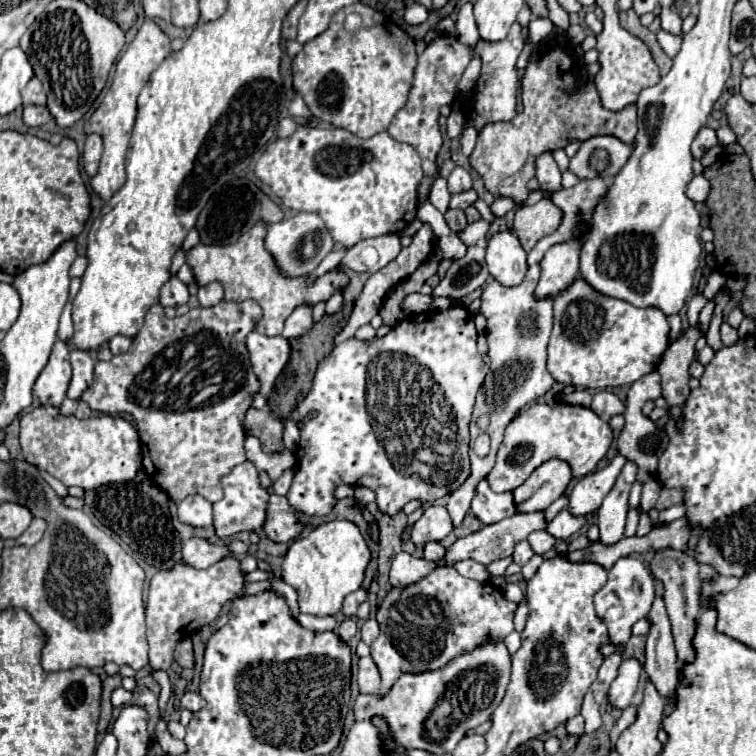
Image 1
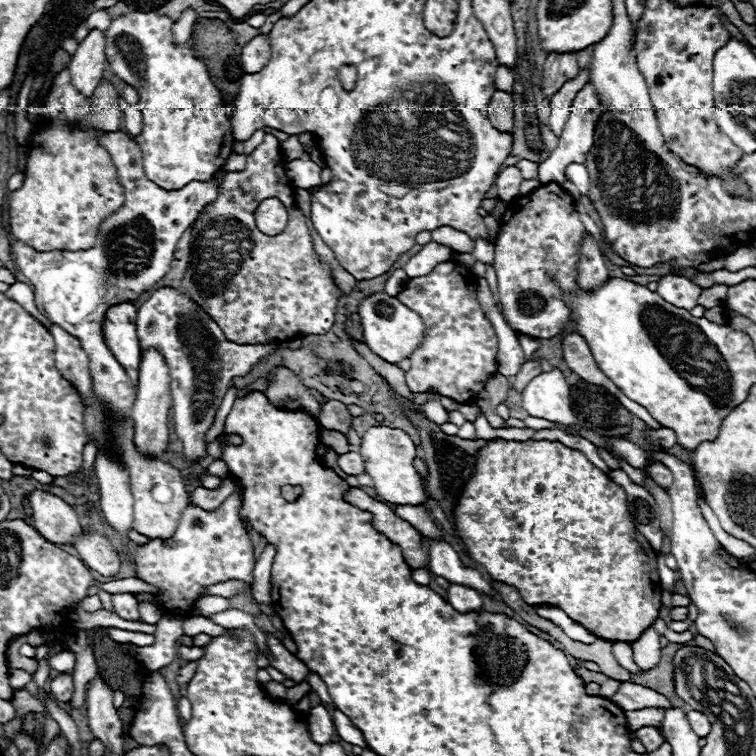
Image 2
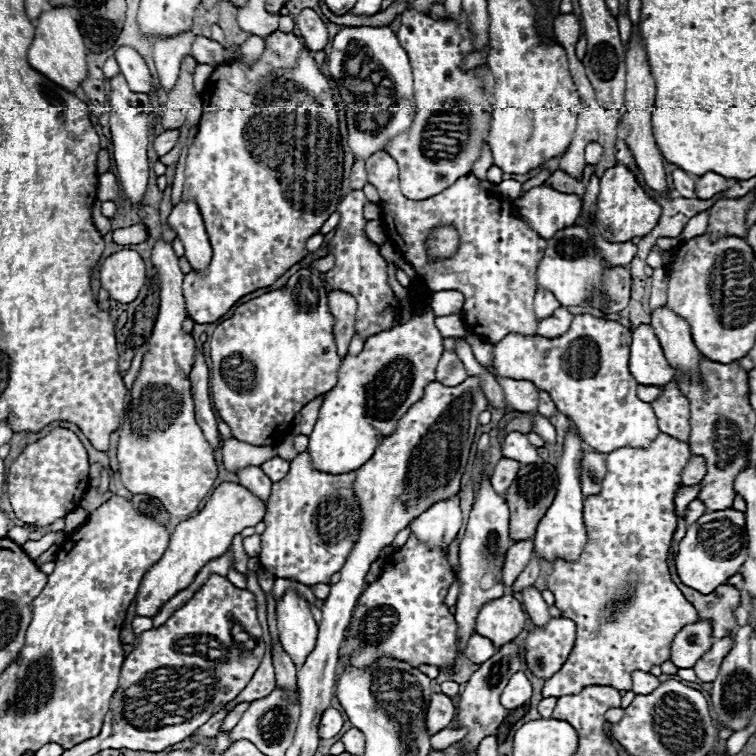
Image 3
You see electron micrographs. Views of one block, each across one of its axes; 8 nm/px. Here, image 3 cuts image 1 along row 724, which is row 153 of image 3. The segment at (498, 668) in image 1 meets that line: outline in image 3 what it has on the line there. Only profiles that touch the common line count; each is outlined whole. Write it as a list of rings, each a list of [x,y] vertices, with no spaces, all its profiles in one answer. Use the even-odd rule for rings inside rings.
[[[406,10],[402,14],[398,40],[408,52],[414,74],[416,116],[412,128],[390,140],[384,150],[400,166],[402,194],[410,200],[426,200],[470,174],[490,128],[488,110],[494,106],[494,76],[486,72],[482,84],[476,70],[460,70],[462,58],[472,52],[472,32],[464,12],[460,24],[456,24],[448,18],[434,20],[416,10]]]

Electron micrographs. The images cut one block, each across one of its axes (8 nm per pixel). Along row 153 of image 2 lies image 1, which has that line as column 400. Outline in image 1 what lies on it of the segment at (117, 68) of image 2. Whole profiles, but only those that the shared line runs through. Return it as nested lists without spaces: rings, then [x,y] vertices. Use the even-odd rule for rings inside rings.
[[[306,128],[298,130],[290,138],[278,138],[270,142],[260,156],[256,176],[272,188],[272,192],[282,200],[284,206],[298,212],[314,212],[330,230],[334,242],[342,244],[346,250],[366,238],[376,238],[382,234],[392,234],[404,230],[418,210],[418,184],[424,176],[420,168],[418,152],[404,142],[394,140],[388,132],[378,132],[368,140],[352,136],[344,128]]]

